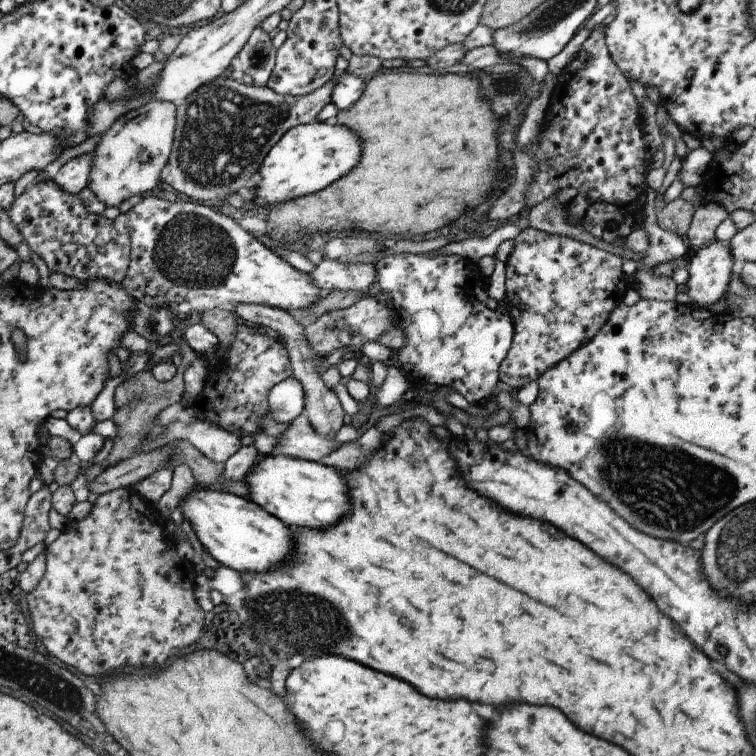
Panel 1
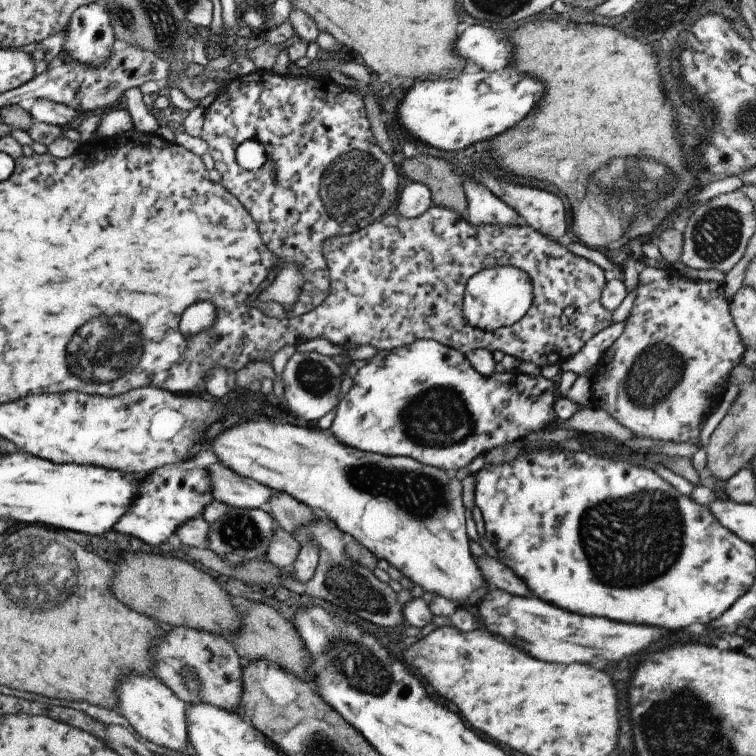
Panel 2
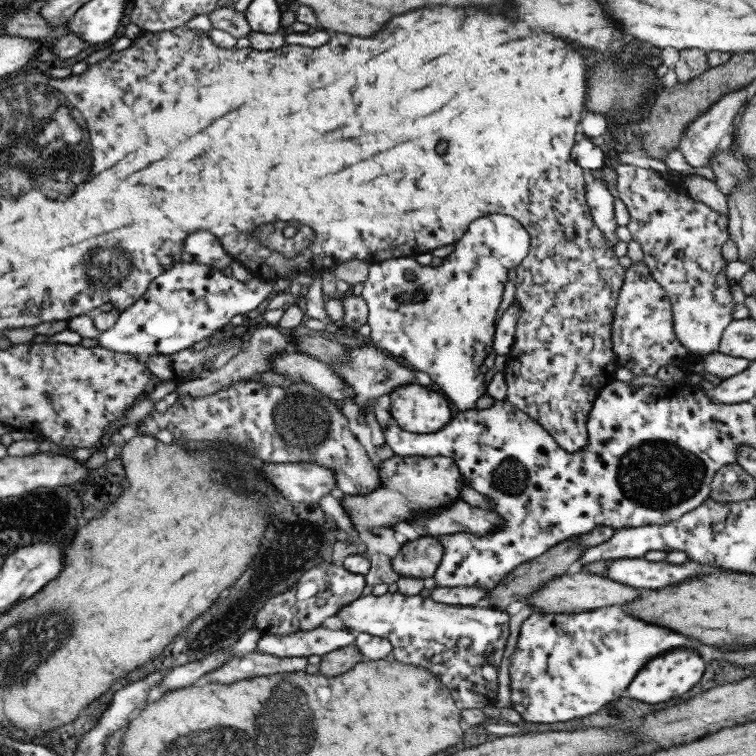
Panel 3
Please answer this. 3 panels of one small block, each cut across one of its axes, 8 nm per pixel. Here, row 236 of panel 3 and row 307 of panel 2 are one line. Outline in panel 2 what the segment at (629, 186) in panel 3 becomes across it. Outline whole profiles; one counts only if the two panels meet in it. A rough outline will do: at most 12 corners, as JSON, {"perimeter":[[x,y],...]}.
{"perimeter":[[639,268],[593,398],[699,445],[745,352],[724,284]]}

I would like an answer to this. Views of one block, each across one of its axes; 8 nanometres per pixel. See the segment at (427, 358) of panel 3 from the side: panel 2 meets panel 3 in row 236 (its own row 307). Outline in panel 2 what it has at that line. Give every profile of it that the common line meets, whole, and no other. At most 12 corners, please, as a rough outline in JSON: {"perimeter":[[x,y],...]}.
{"perimeter":[[513,266],[476,272],[462,316],[494,332],[520,320],[533,284]]}

